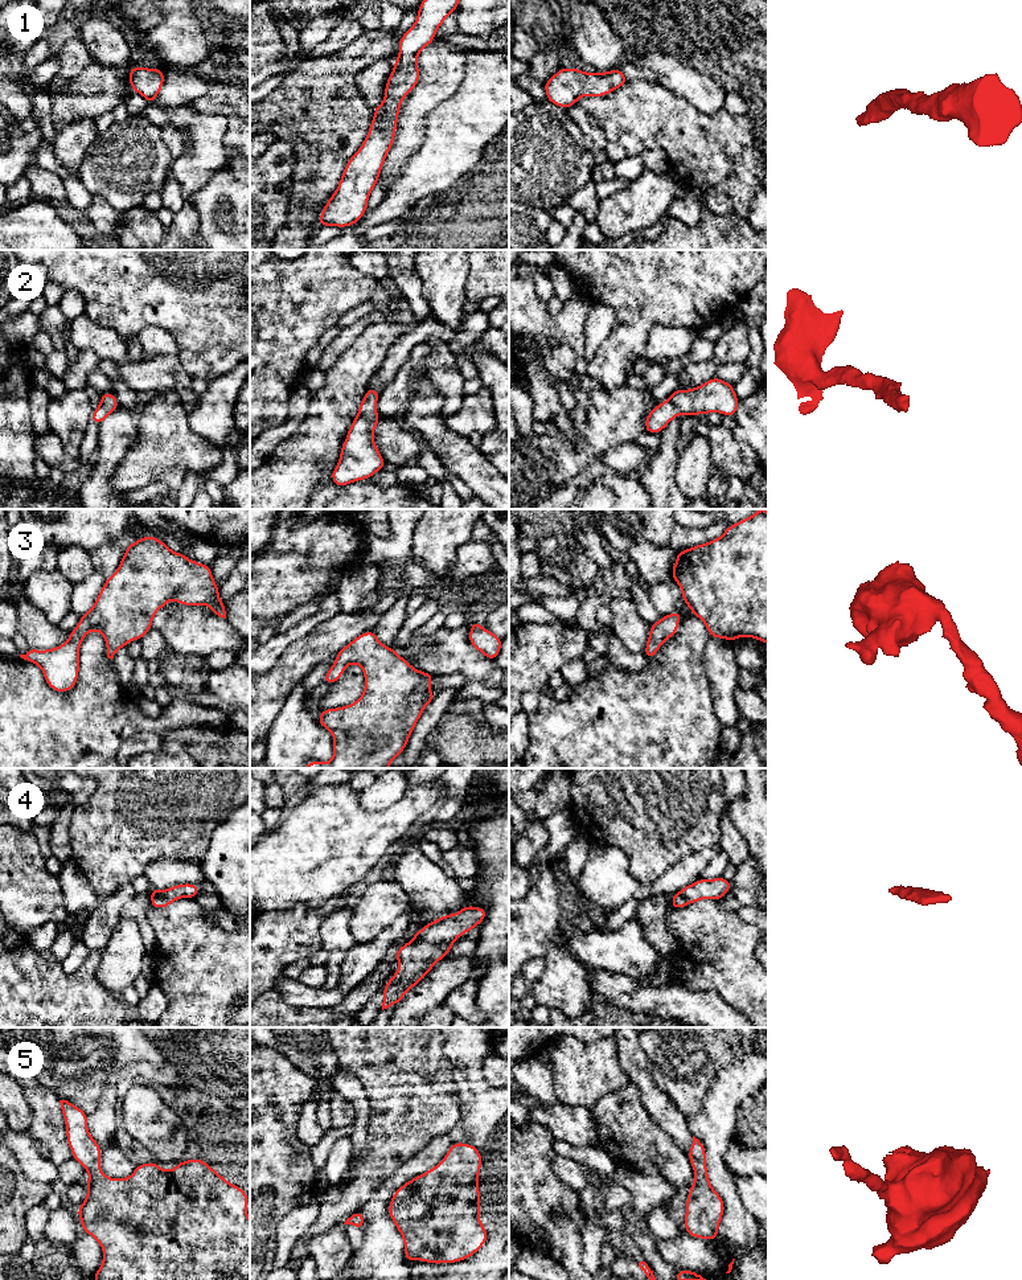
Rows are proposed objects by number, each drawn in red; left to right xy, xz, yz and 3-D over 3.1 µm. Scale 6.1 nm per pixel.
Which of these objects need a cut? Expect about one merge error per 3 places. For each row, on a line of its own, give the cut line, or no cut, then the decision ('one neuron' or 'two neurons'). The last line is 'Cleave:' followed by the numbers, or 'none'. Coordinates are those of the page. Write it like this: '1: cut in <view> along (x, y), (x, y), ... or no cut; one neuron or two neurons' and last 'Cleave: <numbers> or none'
1: no cut; one neuron
2: no cut; one neuron
3: no cut; one neuron
4: no cut; one neuron
5: no cut; one neuron
Cleave: none

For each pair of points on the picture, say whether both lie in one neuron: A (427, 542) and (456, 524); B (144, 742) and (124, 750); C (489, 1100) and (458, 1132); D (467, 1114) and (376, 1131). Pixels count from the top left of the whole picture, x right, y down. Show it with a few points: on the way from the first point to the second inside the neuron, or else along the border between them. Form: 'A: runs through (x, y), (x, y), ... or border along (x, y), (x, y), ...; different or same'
A: runs through (434, 538), (450, 524); same
B: runs through (139, 743), (130, 747); same
C: runs through (481, 1108), (466, 1124); same
D: border along (460, 1096), (460, 1118), (447, 1133); different

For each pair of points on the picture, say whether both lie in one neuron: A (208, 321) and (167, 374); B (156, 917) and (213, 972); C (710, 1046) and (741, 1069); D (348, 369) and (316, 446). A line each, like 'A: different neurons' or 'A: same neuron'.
A: different neurons
B: same neuron
C: different neurons
D: same neuron

